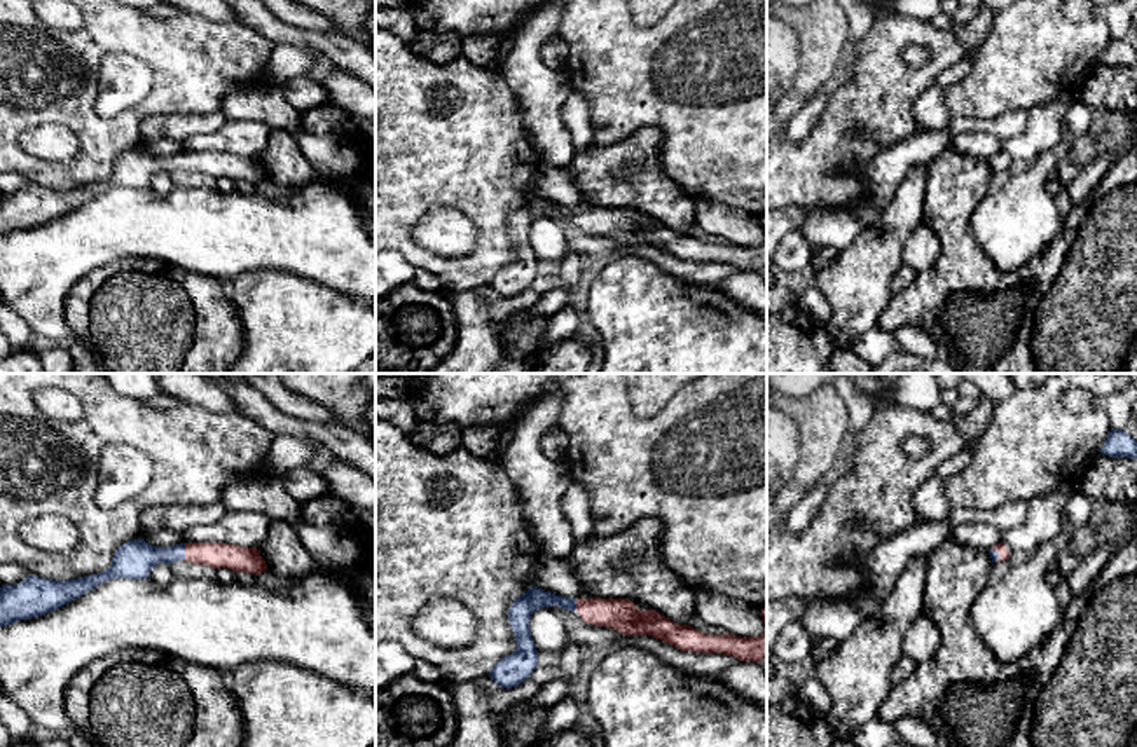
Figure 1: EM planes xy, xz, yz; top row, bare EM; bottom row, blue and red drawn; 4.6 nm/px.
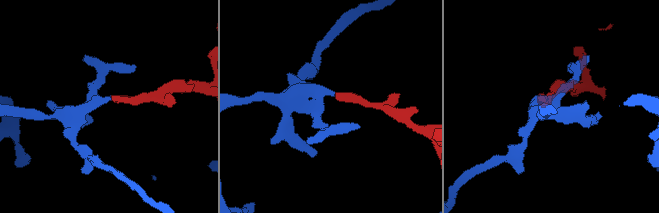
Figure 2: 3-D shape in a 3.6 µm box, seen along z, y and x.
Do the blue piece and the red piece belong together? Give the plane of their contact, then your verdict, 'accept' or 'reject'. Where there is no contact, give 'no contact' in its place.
xy | accept

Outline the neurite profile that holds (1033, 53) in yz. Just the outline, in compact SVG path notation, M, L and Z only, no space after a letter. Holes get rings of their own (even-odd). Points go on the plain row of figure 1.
M1015 0L996 12L982 47L973 56L969 75L943 89L950 117L997 117L1006 110L1030 112L1037 105L1057 99L1100 63L1111 40L1104 17L1081 21L1064 14L1067 0Z

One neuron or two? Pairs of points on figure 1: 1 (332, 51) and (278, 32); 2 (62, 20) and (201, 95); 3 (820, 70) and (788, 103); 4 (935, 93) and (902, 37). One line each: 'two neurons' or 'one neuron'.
1: one neuron
2: two neurons
3: one neuron
4: two neurons

